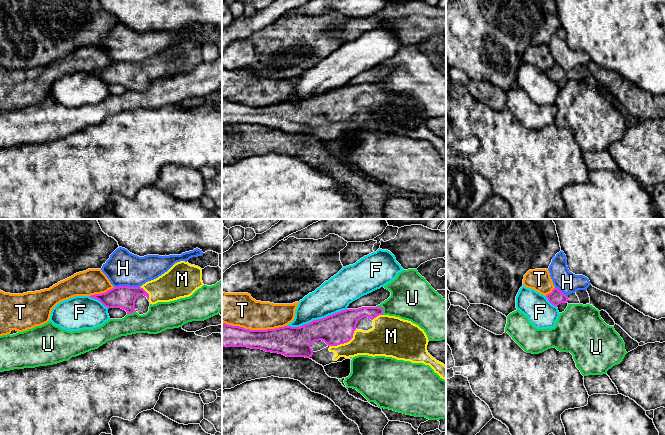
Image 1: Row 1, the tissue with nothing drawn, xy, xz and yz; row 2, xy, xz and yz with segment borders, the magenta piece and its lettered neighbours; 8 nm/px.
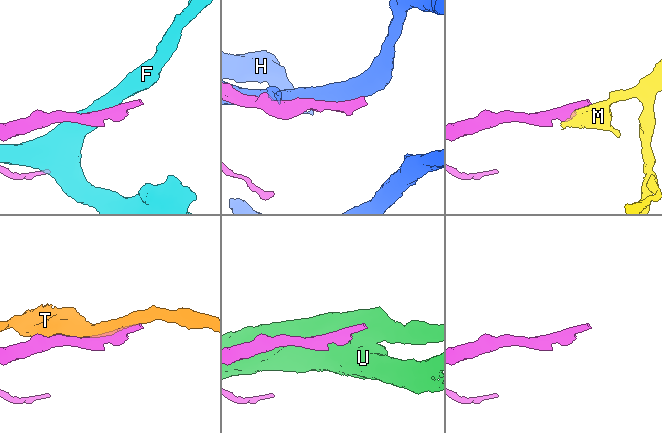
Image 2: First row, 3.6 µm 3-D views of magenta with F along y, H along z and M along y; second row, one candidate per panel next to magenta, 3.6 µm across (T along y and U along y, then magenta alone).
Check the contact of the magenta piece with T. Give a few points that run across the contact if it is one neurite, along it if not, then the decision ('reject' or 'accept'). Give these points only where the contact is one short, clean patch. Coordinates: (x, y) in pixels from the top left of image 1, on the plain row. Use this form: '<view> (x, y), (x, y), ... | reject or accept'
reject

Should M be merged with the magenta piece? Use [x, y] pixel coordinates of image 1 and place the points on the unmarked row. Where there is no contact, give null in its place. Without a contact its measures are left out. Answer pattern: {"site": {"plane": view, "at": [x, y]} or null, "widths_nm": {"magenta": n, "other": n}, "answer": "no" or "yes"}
{"site": {"plane": "xz", "at": [345, 118]}, "widths_nm": {"magenta": 240, "other": 220}, "answer": "yes"}

